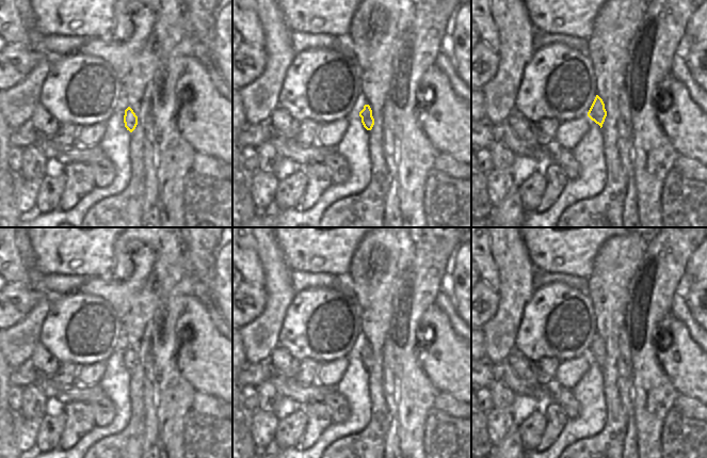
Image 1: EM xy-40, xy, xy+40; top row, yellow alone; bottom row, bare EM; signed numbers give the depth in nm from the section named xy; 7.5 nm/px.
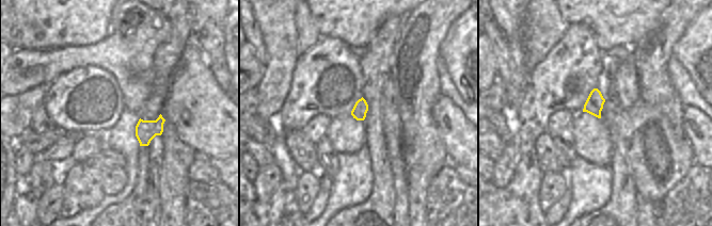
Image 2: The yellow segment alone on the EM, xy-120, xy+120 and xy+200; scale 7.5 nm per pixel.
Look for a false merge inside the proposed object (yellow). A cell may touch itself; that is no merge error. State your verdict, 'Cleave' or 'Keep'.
Keep

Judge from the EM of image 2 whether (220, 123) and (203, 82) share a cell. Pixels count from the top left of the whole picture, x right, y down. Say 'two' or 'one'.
one

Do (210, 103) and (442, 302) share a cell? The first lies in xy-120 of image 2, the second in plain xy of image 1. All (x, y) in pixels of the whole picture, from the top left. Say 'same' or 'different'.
different

